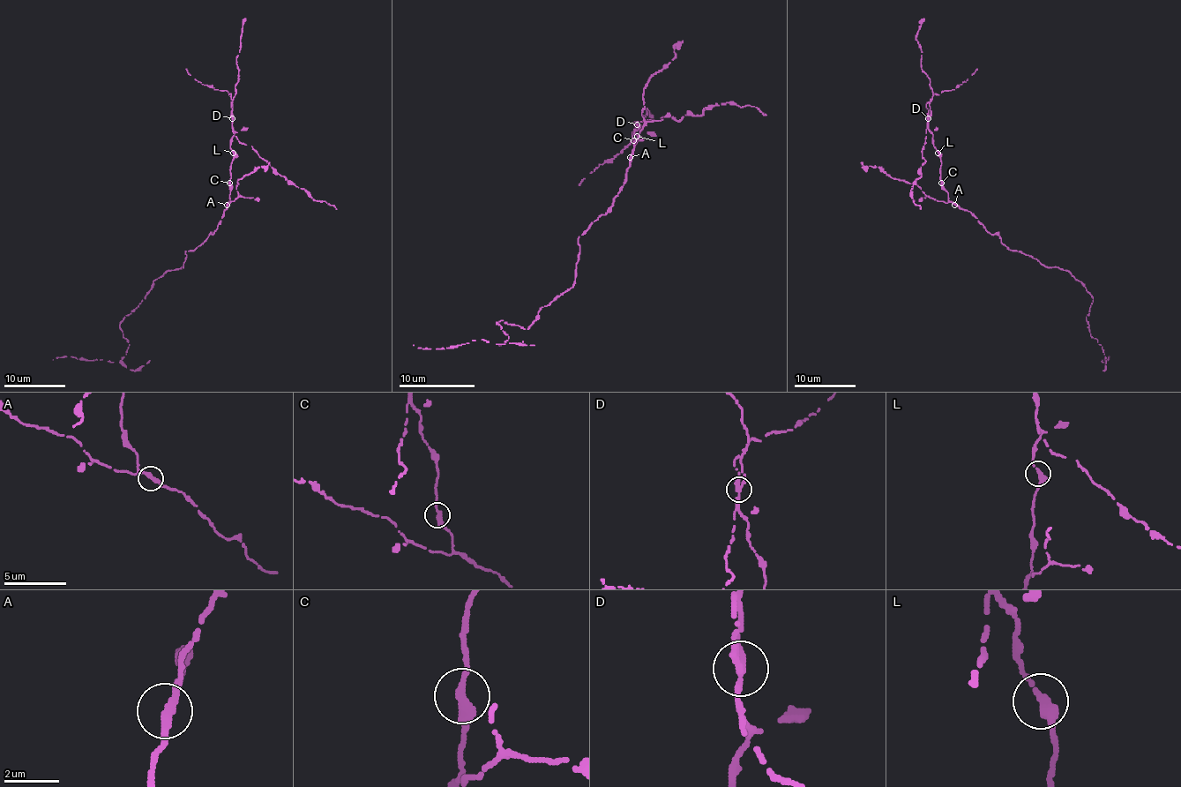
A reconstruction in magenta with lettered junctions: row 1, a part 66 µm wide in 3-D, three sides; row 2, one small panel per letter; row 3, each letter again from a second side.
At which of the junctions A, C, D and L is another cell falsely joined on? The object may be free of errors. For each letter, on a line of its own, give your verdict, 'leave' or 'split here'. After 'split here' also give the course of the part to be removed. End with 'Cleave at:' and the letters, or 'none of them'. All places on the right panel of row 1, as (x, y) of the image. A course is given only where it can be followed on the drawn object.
A: leave
C: leave
D: split here | (929, 119), (923, 149), (925, 161), (921, 166), (921, 176), (910, 189), (913, 201), (921, 209)
L: leave
Cleave at: D

